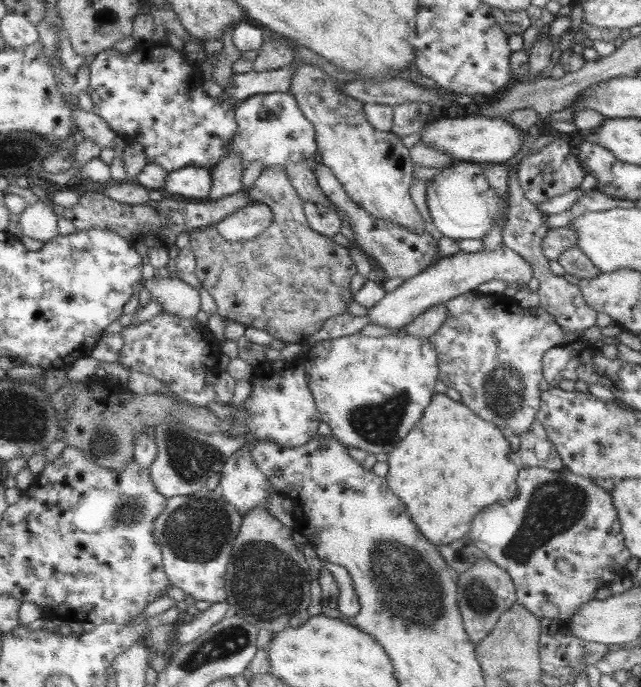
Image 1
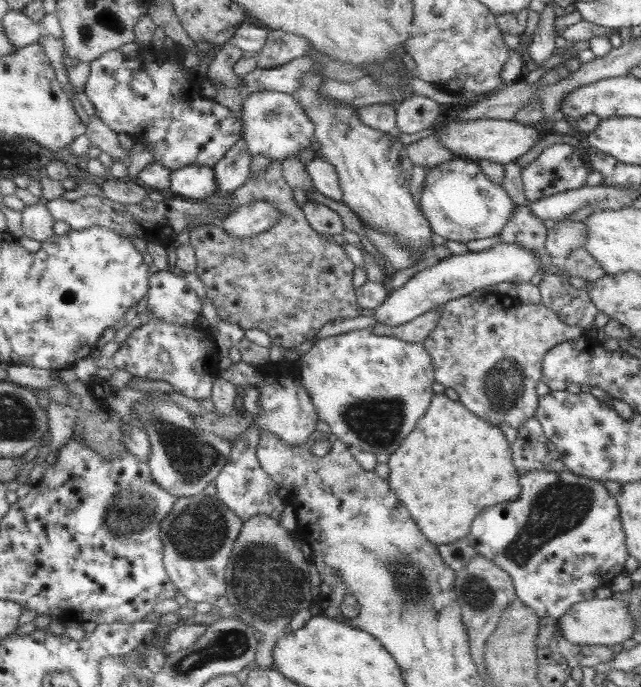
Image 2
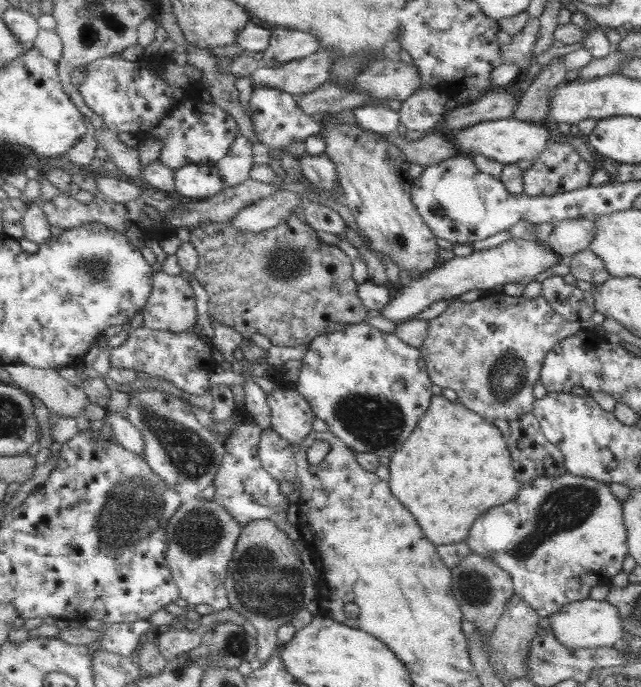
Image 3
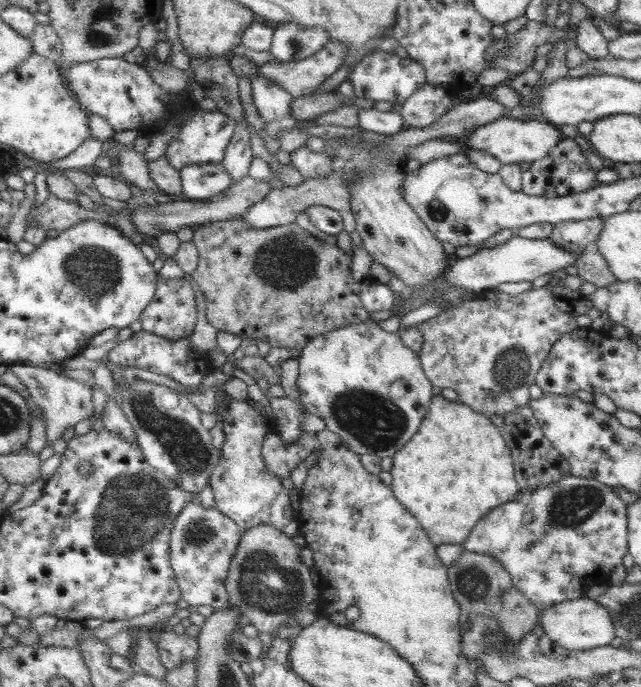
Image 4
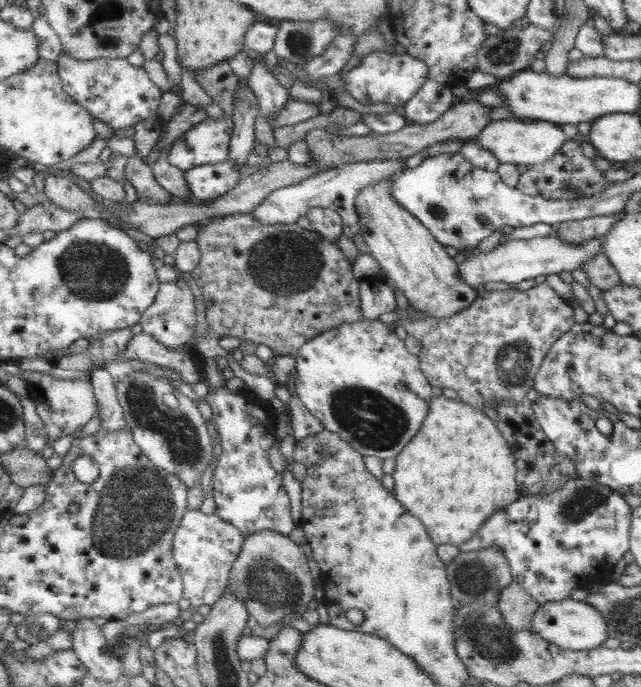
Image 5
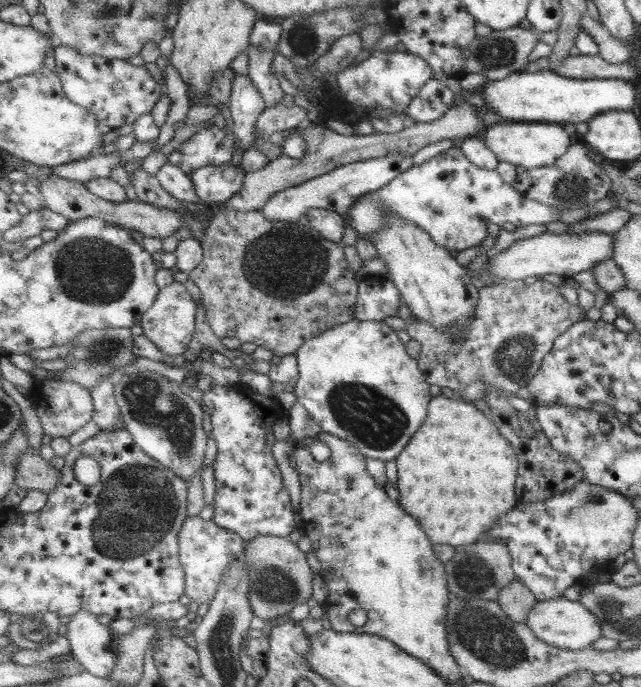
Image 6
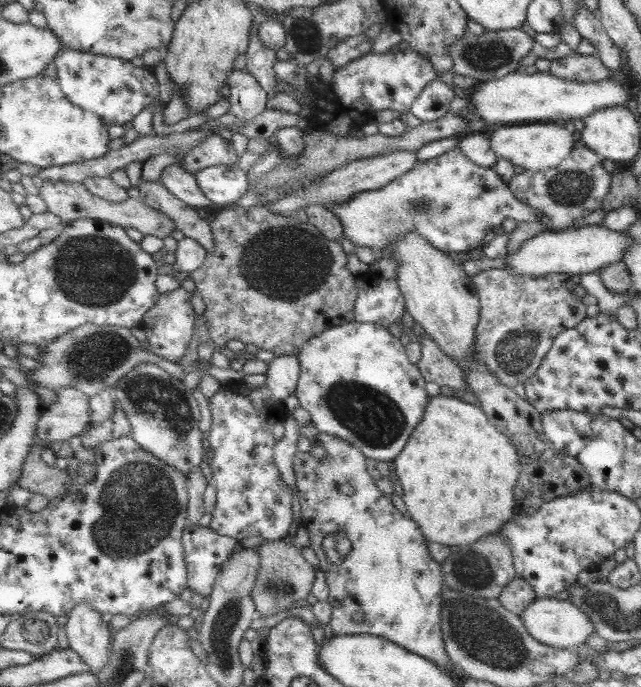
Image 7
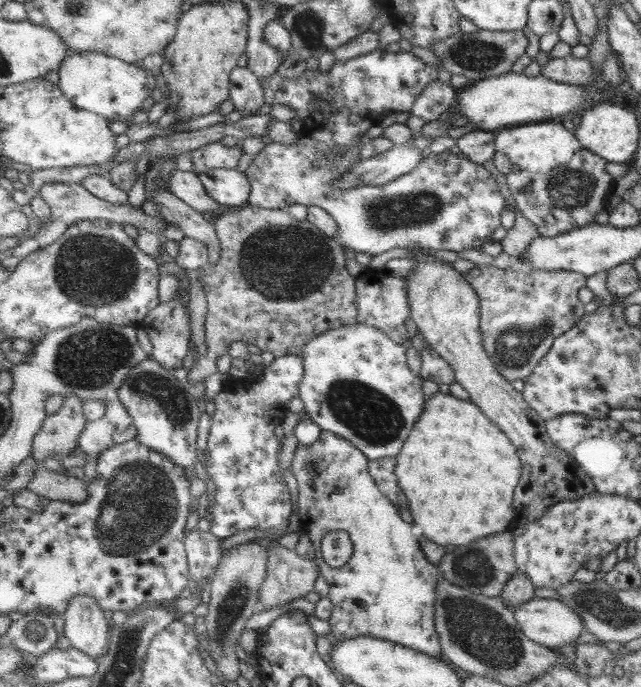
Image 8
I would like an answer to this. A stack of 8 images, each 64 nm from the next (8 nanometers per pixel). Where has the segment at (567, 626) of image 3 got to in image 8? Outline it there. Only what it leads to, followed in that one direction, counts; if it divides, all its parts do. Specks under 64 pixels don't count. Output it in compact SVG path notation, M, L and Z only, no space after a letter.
M532 598L521 606L510 608L531 640L545 646L575 645L575 639L584 632L583 619L559 599Z

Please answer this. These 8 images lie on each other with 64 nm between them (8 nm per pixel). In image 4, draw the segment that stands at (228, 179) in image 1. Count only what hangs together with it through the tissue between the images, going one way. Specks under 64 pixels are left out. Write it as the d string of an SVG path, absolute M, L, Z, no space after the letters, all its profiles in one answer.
M243 119L238 121L235 136L226 150L225 160L221 163L233 177L234 183L243 180L249 174L249 166L253 162L253 150L251 150L251 131L249 122Z

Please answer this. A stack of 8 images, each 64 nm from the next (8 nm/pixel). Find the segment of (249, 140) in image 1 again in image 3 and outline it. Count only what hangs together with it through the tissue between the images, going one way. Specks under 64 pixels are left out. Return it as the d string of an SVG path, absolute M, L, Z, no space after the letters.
M264 86L253 88L249 106L254 122L254 133L260 140L260 144L264 144L269 149L277 148L281 154L293 142L304 142L305 138L309 138L309 136L322 136L324 124L318 118L309 116L298 105L297 99L298 97L285 90Z

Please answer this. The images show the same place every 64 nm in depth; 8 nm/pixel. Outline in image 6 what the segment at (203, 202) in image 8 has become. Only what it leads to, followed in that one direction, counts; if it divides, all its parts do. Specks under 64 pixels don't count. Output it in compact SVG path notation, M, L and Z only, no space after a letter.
M167 161L158 171L161 186L166 188L175 198L185 202L203 201L197 192L190 173L186 173L180 166Z

